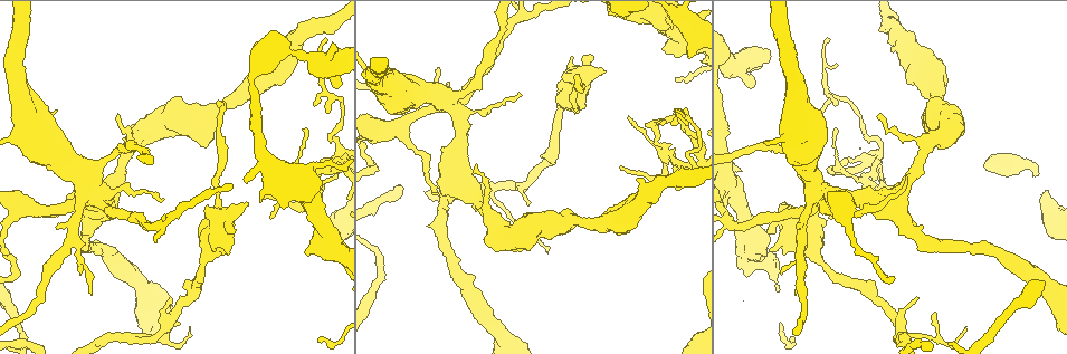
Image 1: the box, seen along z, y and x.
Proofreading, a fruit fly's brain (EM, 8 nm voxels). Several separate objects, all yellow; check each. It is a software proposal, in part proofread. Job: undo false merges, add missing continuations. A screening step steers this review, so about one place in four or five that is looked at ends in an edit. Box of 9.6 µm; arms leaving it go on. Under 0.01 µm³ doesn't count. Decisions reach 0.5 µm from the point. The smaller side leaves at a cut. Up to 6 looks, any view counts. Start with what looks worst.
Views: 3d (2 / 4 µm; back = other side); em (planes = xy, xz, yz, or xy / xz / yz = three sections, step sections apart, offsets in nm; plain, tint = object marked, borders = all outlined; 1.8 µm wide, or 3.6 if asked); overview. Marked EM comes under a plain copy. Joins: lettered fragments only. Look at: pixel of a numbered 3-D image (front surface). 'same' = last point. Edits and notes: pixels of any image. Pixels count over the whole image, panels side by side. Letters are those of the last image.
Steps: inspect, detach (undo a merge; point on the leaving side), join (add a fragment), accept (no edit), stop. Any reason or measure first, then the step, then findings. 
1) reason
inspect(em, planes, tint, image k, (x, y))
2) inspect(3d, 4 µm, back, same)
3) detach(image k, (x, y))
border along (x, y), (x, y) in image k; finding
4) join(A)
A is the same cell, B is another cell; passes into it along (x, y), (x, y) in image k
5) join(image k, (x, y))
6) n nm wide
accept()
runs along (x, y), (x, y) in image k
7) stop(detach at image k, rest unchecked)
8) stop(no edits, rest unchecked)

sudden change in width
inspect(em, 3.6 µm, xy, step 16, borders, image 1, (83, 191))

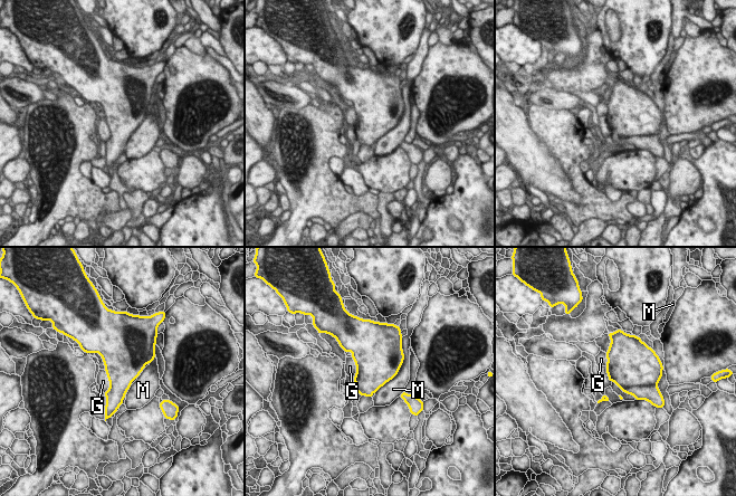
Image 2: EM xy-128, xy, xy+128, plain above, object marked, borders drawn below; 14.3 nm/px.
M touches over 700 nm
detach(image 2, (651, 393))
G and M are other cells; border along (655, 384), (631, 385), (621, 389) in image 2; a second neuron is stuck on

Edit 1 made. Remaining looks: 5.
inspect(overview)

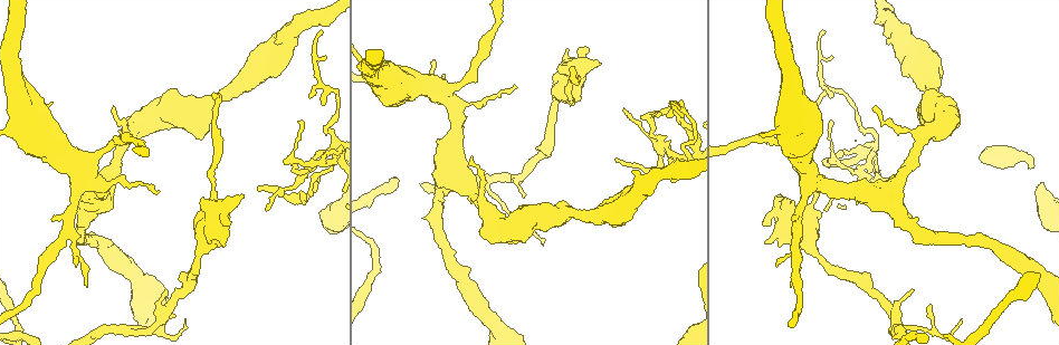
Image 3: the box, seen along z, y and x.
tapers out
inspect(3d, 4 µm, image 3, (543, 246))

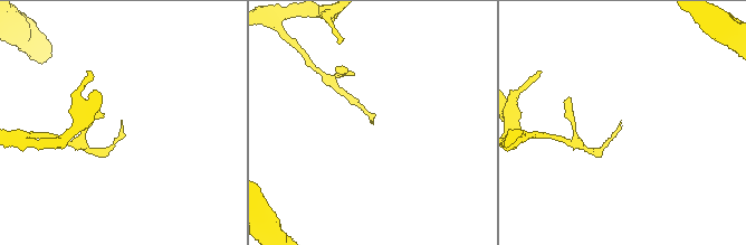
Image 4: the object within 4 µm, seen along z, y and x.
inspect(em, planes, borders, image 4, (620, 124))

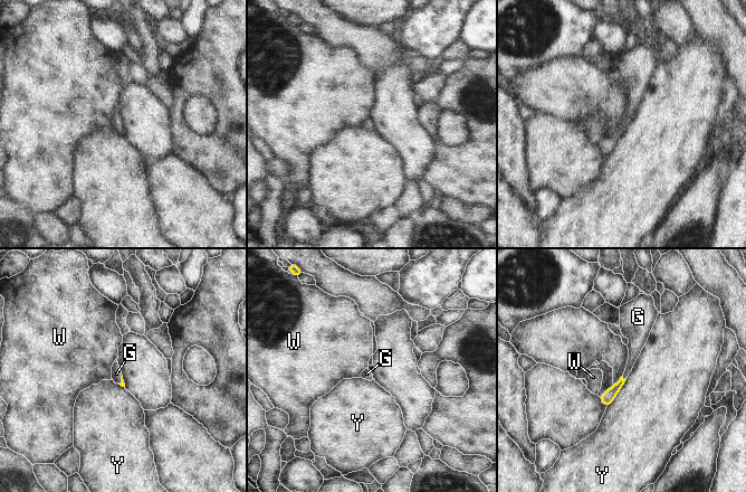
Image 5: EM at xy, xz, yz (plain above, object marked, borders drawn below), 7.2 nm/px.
Y touches over 260 nm
join(G)
G is the same cell, W and Y are other cells; the neuron continues

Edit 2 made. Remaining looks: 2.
thin end
inspect(3d, 4 µm, image 3, (257, 188))

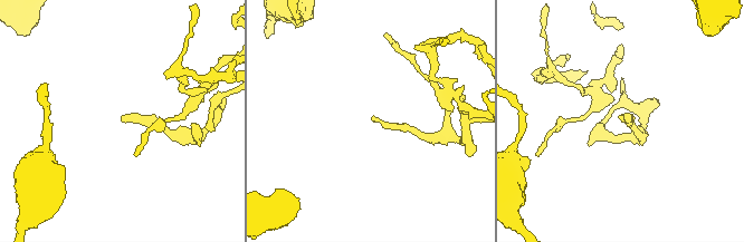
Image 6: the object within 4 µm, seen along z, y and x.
inspect(em, planes, borders, image 6, (122, 116))

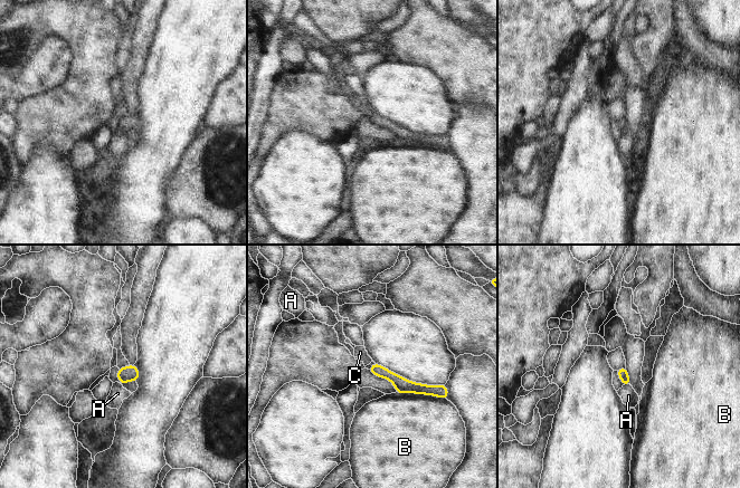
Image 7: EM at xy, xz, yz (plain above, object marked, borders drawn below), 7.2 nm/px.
B touches over 360 nm
join(A)
A is the same cell, B and C are other cells; passes into it along (623, 374), (627, 384), (628, 395) in image 7; it goes on there

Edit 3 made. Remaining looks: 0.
stop(detach at image 2, join at image 5, join at image 7, rest unchecked)

